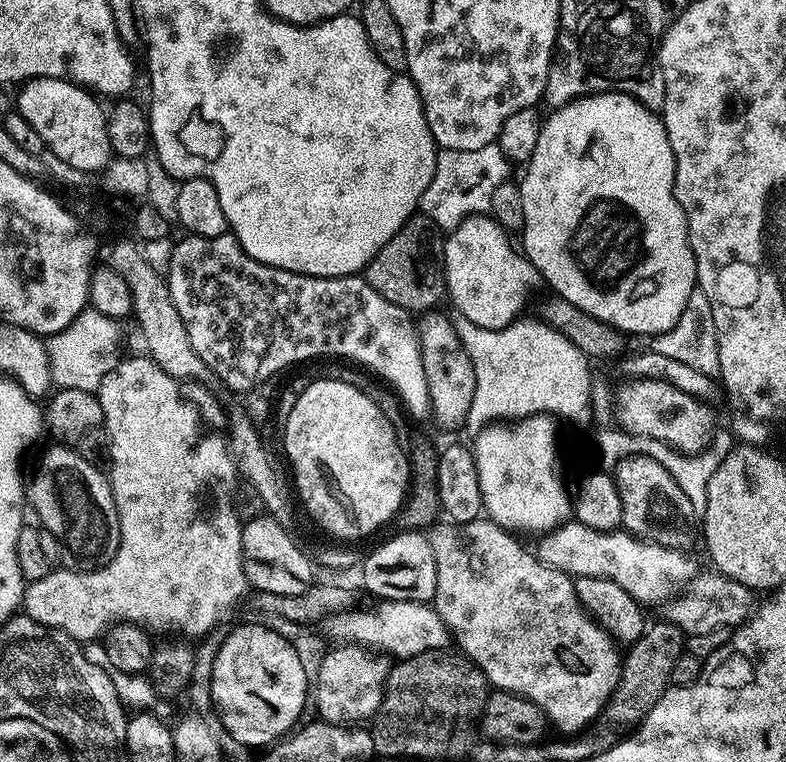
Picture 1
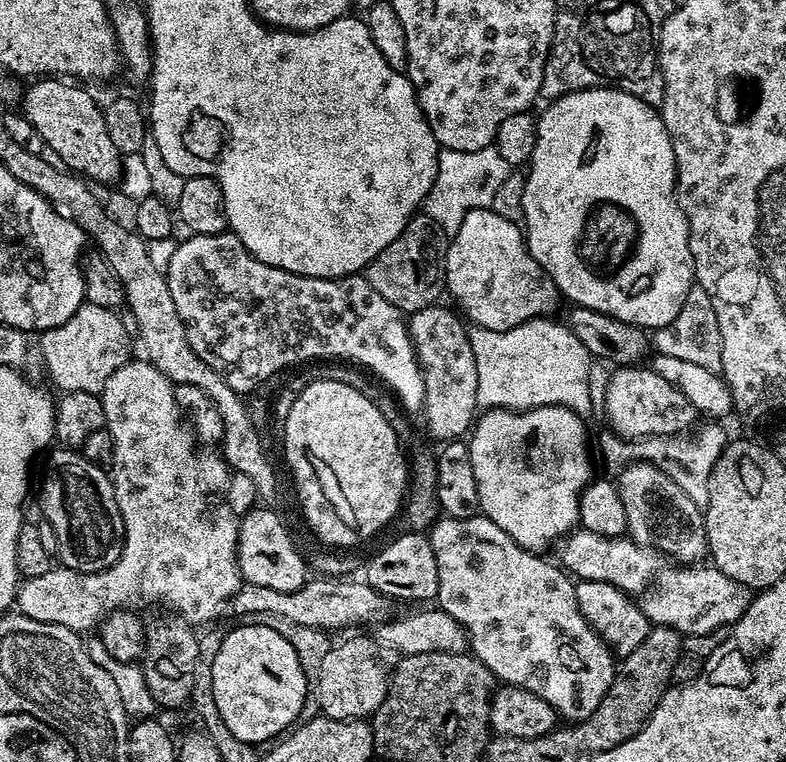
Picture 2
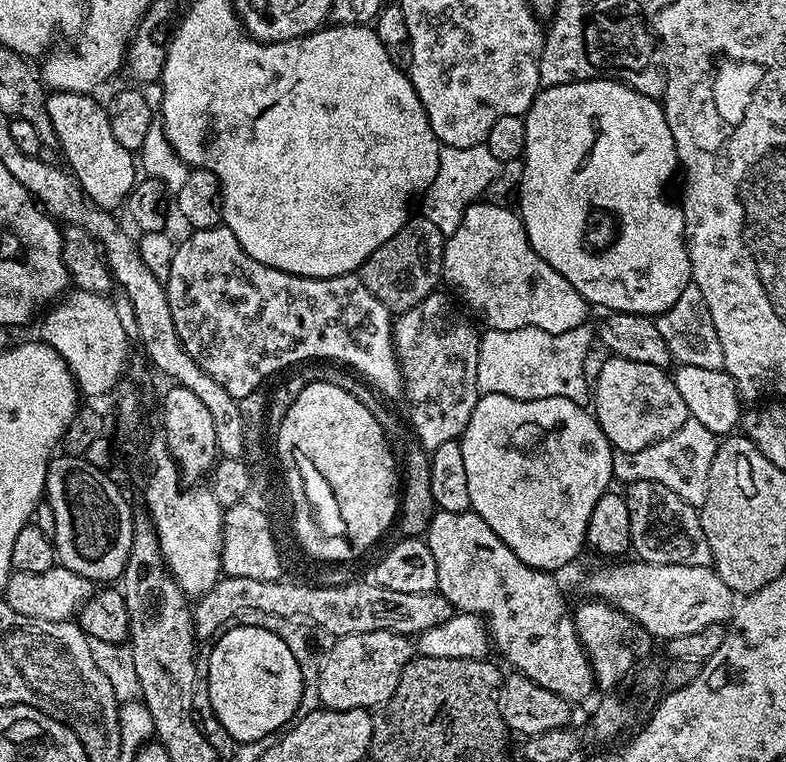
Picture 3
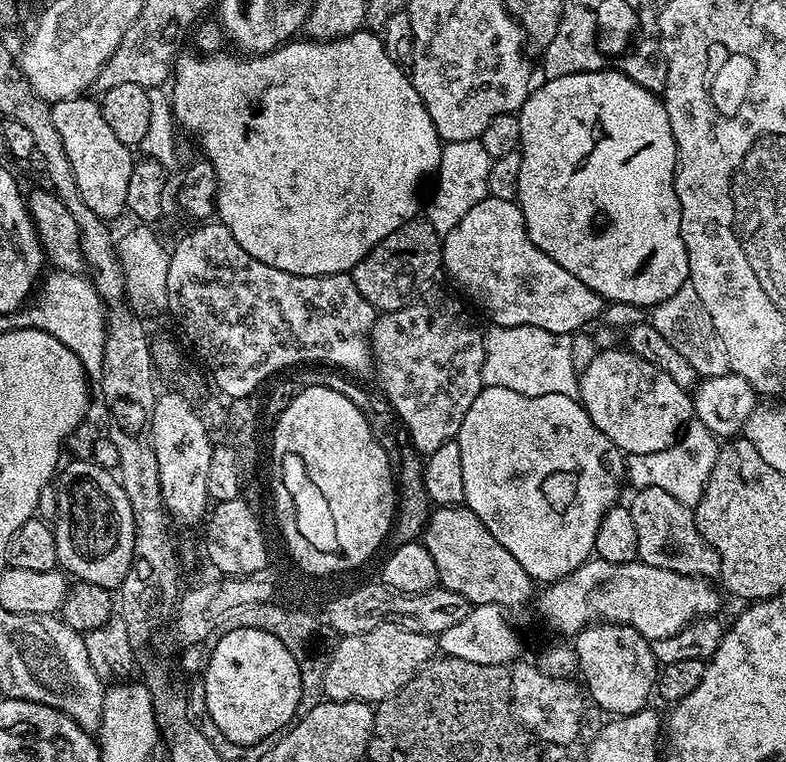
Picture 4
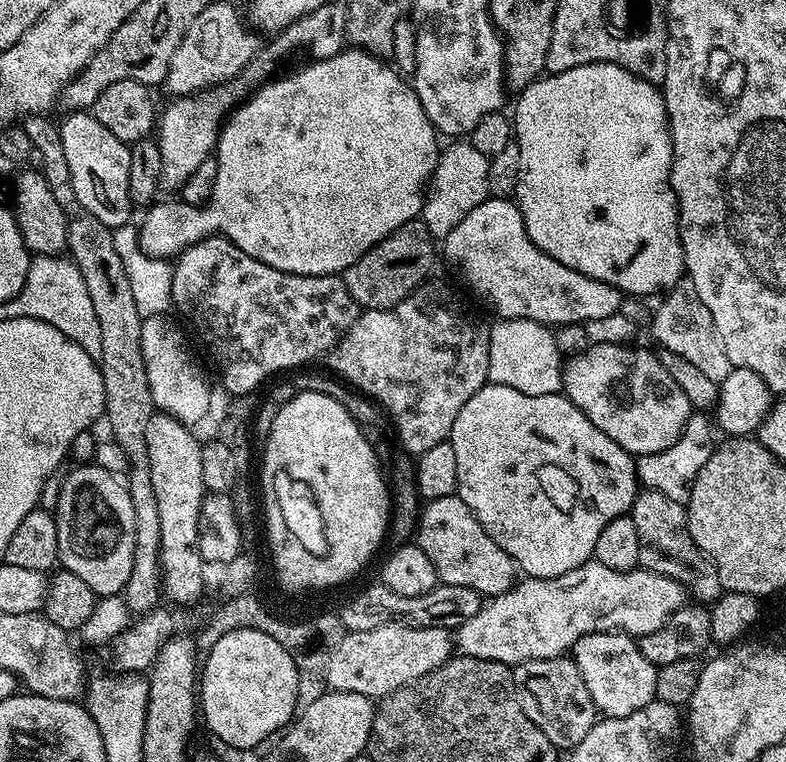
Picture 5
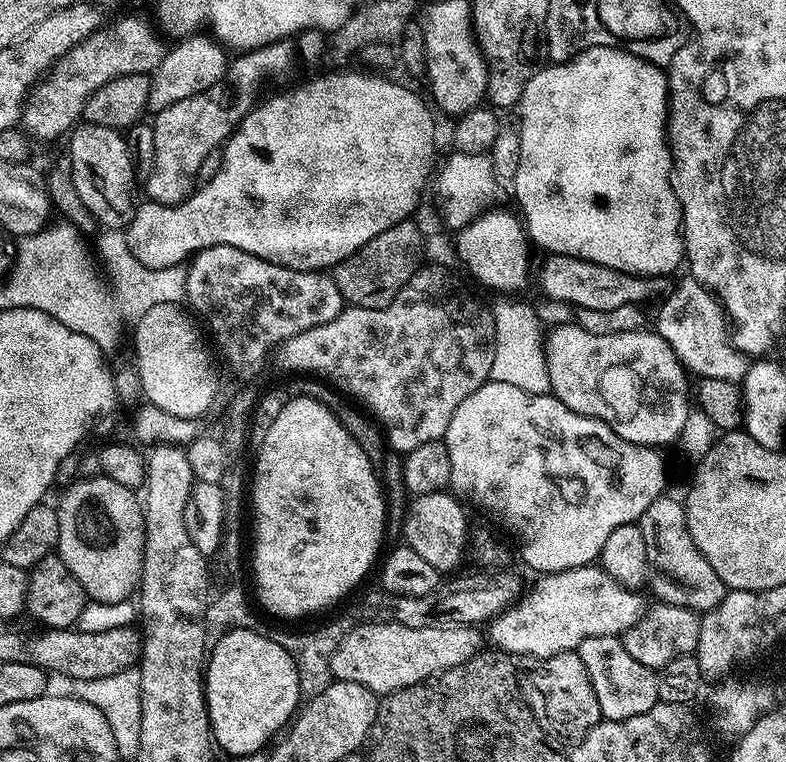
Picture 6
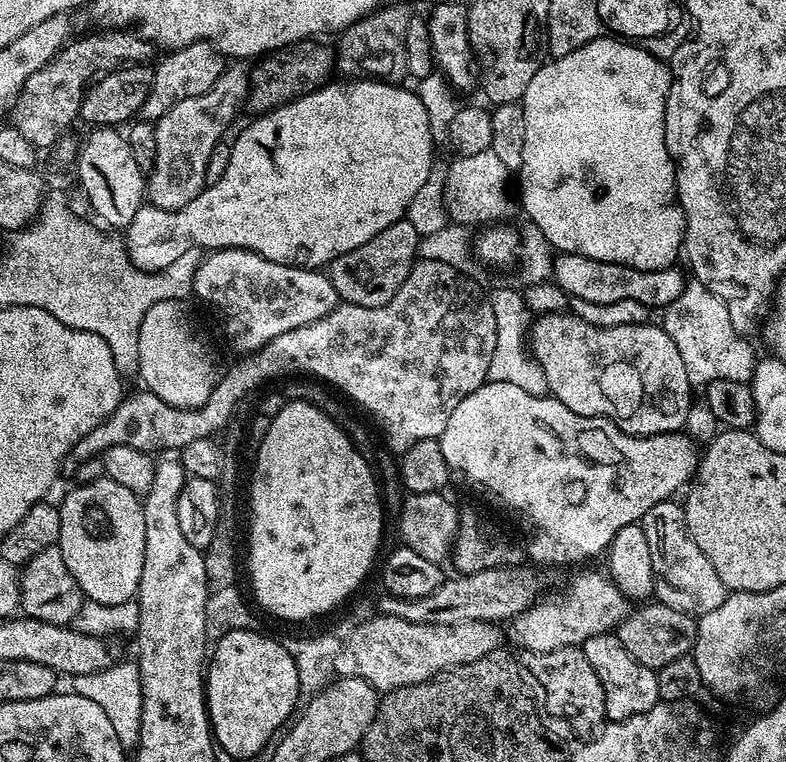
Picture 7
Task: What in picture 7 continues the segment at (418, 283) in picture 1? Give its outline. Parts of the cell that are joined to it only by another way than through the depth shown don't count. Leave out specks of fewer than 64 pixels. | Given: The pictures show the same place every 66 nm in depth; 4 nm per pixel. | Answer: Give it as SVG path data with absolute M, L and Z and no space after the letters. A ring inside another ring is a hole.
M405 218L386 226L354 250L334 258L332 263L327 265L326 274L334 286L337 297L343 303L354 306L386 306L386 302L390 302L390 298L398 294L402 282L406 282L406 278L412 272L412 267L418 259L420 239L418 231L414 230L411 222Z

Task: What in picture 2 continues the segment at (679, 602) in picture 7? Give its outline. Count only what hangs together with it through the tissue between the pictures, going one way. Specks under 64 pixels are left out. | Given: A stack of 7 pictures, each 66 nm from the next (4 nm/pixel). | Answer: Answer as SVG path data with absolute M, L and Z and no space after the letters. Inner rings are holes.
M631 464L628 468L623 468L622 471L618 474L618 487L620 490L620 497L622 498L622 506L626 510L626 532L630 539L636 543L638 546L643 548L648 548L654 553L659 554L661 557L676 560L672 562L679 562L684 566L696 566L701 563L700 560L709 555L708 551L708 535L704 529L704 514L702 509L698 506L694 506L694 502L690 502L690 498L686 498L686 494L678 486L674 486L674 482L670 482L670 478L666 478L666 474L662 474L662 470L658 470L652 464Z

